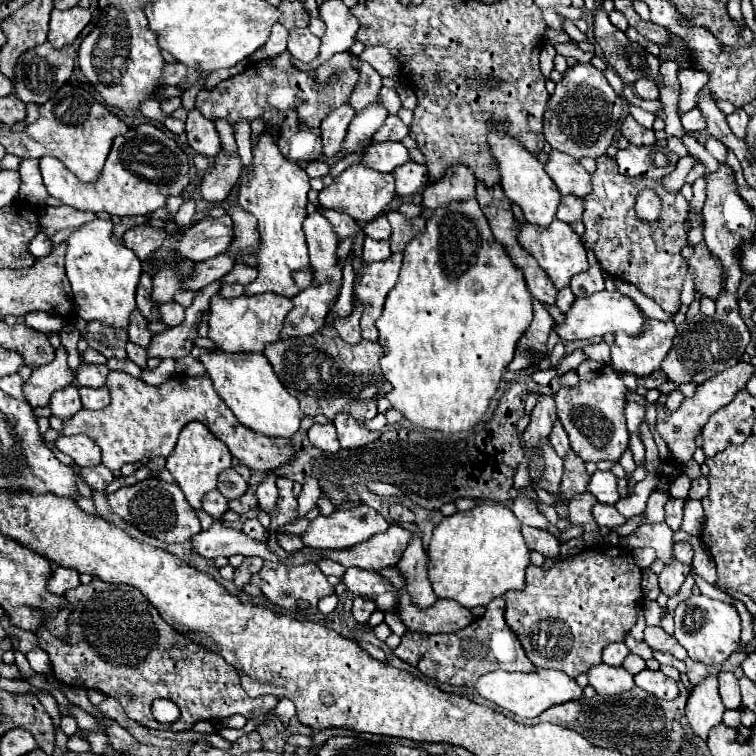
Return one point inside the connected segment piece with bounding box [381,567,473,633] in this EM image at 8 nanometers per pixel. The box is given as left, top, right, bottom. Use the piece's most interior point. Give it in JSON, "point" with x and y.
{"point":[445,616]}

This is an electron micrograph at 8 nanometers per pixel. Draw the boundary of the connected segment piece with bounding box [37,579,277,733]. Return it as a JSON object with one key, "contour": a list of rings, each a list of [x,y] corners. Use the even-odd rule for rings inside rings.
{"contour":[[[93,579],[89,585],[79,585],[73,591],[67,591],[65,597],[73,605],[73,613],[69,617],[69,639],[61,641],[49,635],[47,629],[41,629],[37,633],[39,647],[49,653],[55,679],[71,687],[97,689],[101,693],[107,693],[109,697],[115,697],[123,705],[127,717],[137,721],[139,725],[147,729],[169,729],[177,733],[193,729],[197,721],[221,721],[235,713],[243,715],[245,719],[255,719],[277,705],[273,695],[257,699],[245,695],[239,683],[237,669],[233,669],[225,659],[221,659],[221,655],[193,643],[179,631],[173,631],[173,627],[161,619],[159,611],[137,589],[129,585],[107,585],[99,579]],[[157,697],[171,699],[181,709],[181,719],[171,725],[157,723],[151,715],[151,703]]]}

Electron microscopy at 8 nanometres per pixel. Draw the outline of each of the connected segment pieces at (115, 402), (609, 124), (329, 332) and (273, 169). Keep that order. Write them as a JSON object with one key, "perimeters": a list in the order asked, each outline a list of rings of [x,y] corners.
{"perimeters":[[[[111,371],[107,375],[107,387],[111,391],[111,405],[105,407],[105,409],[101,409],[101,411],[81,409],[71,419],[65,419],[63,421],[61,435],[77,435],[77,433],[83,433],[83,435],[91,437],[101,447],[103,465],[107,469],[111,469],[111,471],[121,469],[125,463],[139,463],[143,457],[145,459],[169,457],[173,453],[173,449],[175,449],[179,431],[189,421],[201,421],[203,425],[207,425],[209,431],[227,445],[227,449],[231,451],[231,455],[237,457],[249,469],[273,471],[275,467],[279,469],[279,467],[287,465],[295,457],[295,447],[293,447],[291,439],[273,439],[273,437],[267,437],[267,435],[249,431],[249,427],[243,427],[241,423],[237,423],[237,417],[229,411],[229,407],[225,407],[225,401],[221,401],[219,395],[213,391],[213,383],[209,383],[209,375],[203,375],[203,377],[175,375],[173,379],[169,379],[167,383],[163,383],[159,387],[151,387],[151,385],[143,383],[141,379],[137,379],[137,377],[131,377],[131,375],[121,373],[121,371]]],[[[577,63],[575,67],[569,67],[565,71],[563,79],[555,87],[555,93],[549,97],[543,121],[543,135],[555,151],[567,153],[577,161],[583,157],[597,159],[605,155],[607,147],[613,143],[621,113],[623,99],[613,91],[605,75],[591,63]]],[[[323,327],[307,337],[267,343],[263,353],[285,389],[299,399],[303,413],[311,417],[325,415],[327,419],[333,419],[337,413],[345,411],[355,419],[369,421],[377,415],[377,401],[389,391],[379,369],[383,347],[369,341],[349,345],[337,335],[335,329],[329,327]]],[[[265,129],[257,143],[253,145],[253,163],[249,165],[249,175],[243,175],[239,189],[239,205],[257,217],[261,245],[257,251],[257,271],[259,277],[245,287],[245,295],[257,293],[279,293],[285,297],[295,297],[301,289],[291,279],[295,269],[307,267],[307,247],[303,235],[303,219],[307,217],[307,191],[309,177],[307,173],[293,161],[285,159],[277,147],[277,135]]]]}

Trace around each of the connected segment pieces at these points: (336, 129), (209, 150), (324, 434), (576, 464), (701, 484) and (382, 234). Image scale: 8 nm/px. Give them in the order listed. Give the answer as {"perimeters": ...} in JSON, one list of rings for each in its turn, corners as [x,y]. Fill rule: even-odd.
{"perimeters":[[[[343,105],[321,121],[321,141],[325,157],[335,157],[341,151],[351,119],[353,119],[353,109],[349,105]]],[[[191,109],[187,115],[185,133],[191,149],[195,149],[201,155],[215,157],[217,151],[221,149],[221,141],[215,131],[215,125],[209,119],[205,119],[197,109]]],[[[327,423],[327,425],[313,425],[307,435],[309,435],[309,441],[311,441],[315,447],[319,447],[321,451],[337,453],[337,451],[341,449],[333,423]]],[[[569,451],[563,459],[563,479],[561,479],[561,501],[571,501],[575,495],[583,493],[589,483],[589,473],[585,469],[585,461],[581,461],[575,451]]],[[[699,477],[695,481],[691,481],[691,491],[689,491],[689,497],[691,499],[703,499],[709,491],[709,481],[707,477]]],[[[379,215],[377,219],[365,223],[363,231],[371,239],[389,239],[389,235],[391,235],[391,227],[389,227],[389,221],[385,219],[385,215]]]]}

